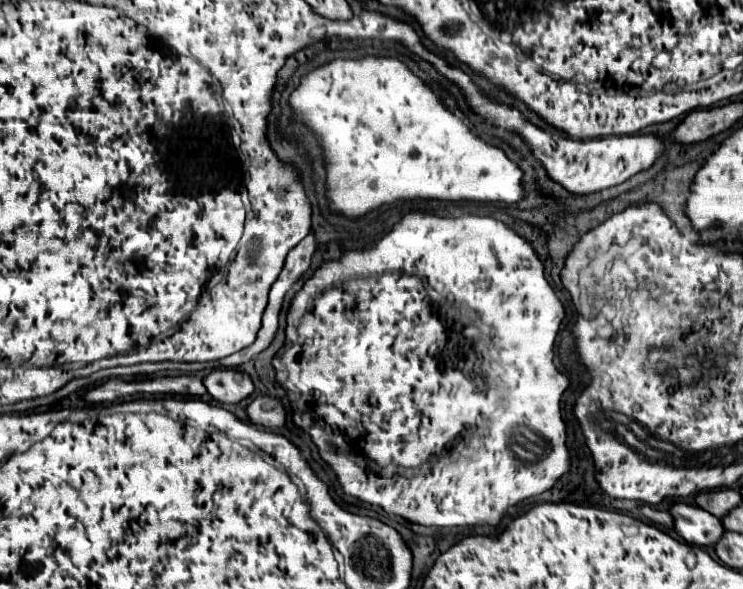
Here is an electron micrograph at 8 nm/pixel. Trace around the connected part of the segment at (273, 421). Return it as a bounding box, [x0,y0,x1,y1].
[247,397,287,429]

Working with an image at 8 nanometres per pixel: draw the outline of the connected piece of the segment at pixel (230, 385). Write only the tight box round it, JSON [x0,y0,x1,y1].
[203,367,255,403]

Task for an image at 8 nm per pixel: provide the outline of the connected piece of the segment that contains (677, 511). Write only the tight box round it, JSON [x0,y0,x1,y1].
[669,503,725,547]

